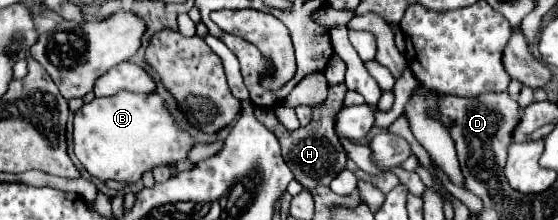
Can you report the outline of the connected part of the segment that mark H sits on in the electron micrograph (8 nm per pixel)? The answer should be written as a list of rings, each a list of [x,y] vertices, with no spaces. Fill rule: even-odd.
[[[338,84],[338,86],[330,86],[328,90],[328,98],[324,104],[312,108],[314,110],[314,122],[306,128],[300,128],[300,130],[286,130],[278,118],[274,116],[274,110],[272,108],[256,108],[256,118],[270,130],[278,136],[280,140],[280,146],[282,146],[282,156],[286,160],[286,164],[290,166],[292,174],[294,174],[294,180],[298,180],[306,190],[314,190],[318,184],[322,186],[328,186],[332,182],[332,178],[336,178],[336,174],[340,174],[344,168],[346,168],[346,152],[334,132],[334,118],[332,114],[338,112],[342,108],[342,100],[346,96],[348,88],[344,84]]]

